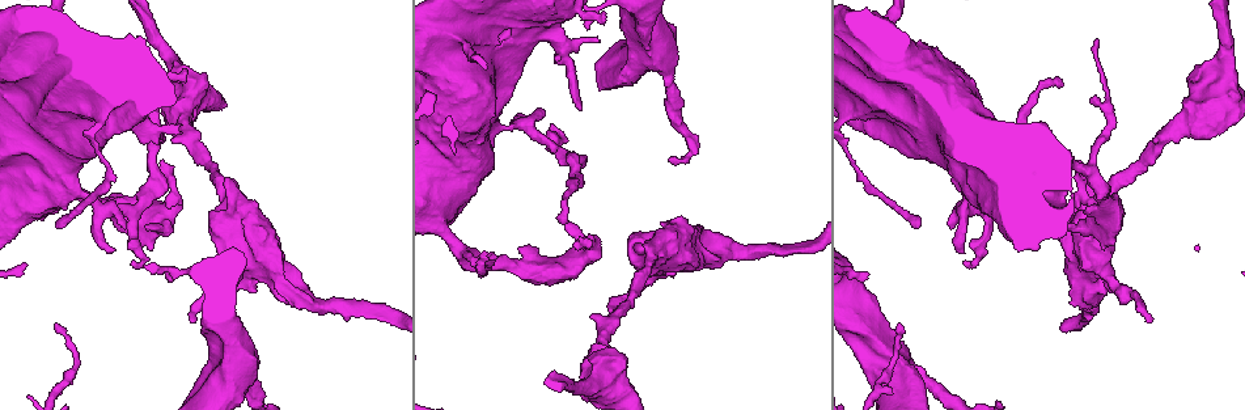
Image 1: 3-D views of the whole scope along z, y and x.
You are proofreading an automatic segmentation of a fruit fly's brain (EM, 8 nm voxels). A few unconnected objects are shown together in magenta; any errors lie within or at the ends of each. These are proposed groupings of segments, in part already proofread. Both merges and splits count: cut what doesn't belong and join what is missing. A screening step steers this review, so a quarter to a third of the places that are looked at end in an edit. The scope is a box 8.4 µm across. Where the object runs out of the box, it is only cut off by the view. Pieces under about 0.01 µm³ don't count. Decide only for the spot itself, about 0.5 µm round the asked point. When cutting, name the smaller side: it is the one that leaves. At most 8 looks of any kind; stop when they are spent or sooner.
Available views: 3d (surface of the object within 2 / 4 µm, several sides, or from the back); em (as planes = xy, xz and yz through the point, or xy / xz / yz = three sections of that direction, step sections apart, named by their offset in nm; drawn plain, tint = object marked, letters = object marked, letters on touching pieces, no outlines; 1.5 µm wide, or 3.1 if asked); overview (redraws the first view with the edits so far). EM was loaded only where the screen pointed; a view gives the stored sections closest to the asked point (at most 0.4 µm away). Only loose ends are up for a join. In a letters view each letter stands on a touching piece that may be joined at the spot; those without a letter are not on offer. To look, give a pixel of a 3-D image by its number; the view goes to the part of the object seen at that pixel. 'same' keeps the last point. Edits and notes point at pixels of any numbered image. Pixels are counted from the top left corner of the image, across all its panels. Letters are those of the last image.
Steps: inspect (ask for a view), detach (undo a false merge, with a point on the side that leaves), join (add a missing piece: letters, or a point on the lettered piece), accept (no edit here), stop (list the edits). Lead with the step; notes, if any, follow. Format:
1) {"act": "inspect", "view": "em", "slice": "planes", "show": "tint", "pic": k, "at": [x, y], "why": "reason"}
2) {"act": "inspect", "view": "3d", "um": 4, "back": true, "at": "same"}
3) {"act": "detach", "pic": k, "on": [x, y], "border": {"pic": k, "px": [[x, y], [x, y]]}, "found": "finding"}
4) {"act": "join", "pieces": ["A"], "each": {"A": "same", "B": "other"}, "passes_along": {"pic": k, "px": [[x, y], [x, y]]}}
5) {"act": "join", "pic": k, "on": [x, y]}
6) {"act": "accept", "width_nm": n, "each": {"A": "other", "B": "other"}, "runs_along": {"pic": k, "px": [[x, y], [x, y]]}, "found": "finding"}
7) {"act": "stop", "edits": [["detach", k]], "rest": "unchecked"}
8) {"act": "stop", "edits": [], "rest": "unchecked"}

{"act": "inspect", "view": "em", "um": 3.1, "slice": "planes", "show": "letters", "pic": 1, "at": [1086, 202], "why": "abrupt turn"}

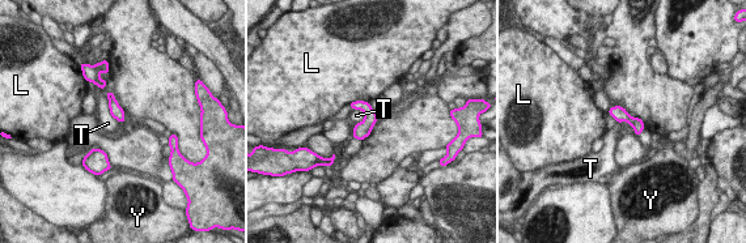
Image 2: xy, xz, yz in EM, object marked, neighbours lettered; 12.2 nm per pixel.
{"act": "accept", "each": {"L": "other", "T": "other", "Y": "other"}, "border": {"pic": 2, "px": [[105, 96], [109, 113], [118, 120]]}, "found": "all the same neuron"}

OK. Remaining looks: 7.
{"act": "inspect", "view": "em", "slice": "xy", "step": 8, "show": "letters", "pic": 1, "at": [610, 308], "why": "an open end"}

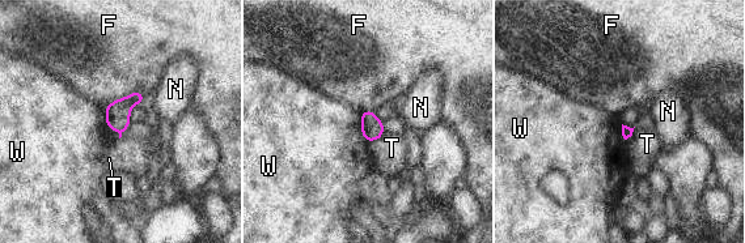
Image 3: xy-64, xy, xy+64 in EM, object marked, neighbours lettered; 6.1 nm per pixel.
{"act": "inspect", "view": "em", "slice": "planes", "show": "letters", "at": "same", "why": "cut it another way"}

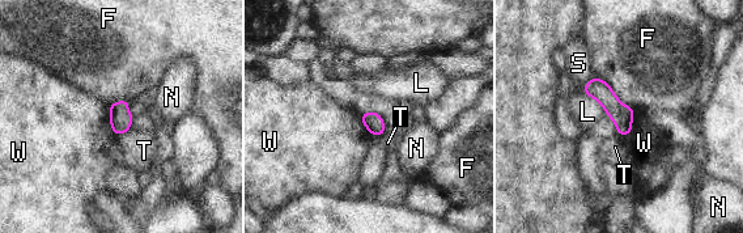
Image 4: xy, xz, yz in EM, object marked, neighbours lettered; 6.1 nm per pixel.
{"act": "accept", "width_nm": 120, "each": {"F": "other", "L": "other", "N": "other", "S": "other", "T": "other", "W": "other"}, "runs_along": {"pic": 4, "px": [[591, 83], [622, 115], [625, 131]]}, "found": "none of them fits"}

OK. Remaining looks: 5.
{"act": "inspect", "view": "3d", "um": 2, "back": true, "pic": 1, "at": [916, 226], "why": "end of a long branch"}

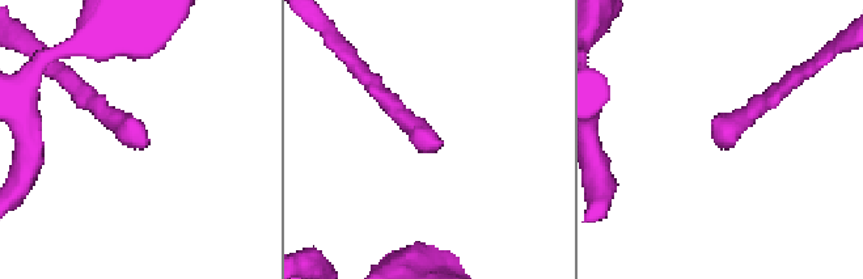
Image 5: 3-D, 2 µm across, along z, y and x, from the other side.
{"act": "inspect", "view": "em", "slice": "xz", "step": 8, "show": "letters", "pic": 5, "at": [442, 145], "why": "shape alone is not enough"}

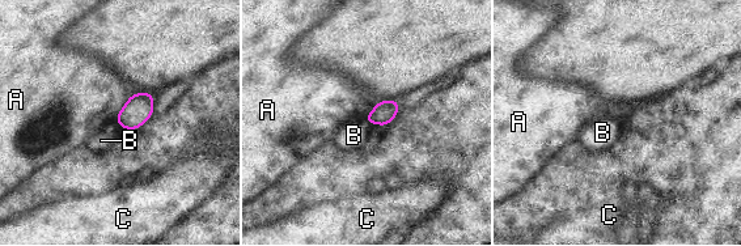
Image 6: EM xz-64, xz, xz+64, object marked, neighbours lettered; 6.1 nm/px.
{"act": "accept", "longest_contact_nm": ["A", 200], "each": {"A": "other", "B": "other", "C": "other"}, "border": {"pic": 6, "px": [[364, 118], [371, 123]]}, "found": "none of them fits"}

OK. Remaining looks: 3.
{"act": "stop", "edits": [], "rest": "unchecked"}

